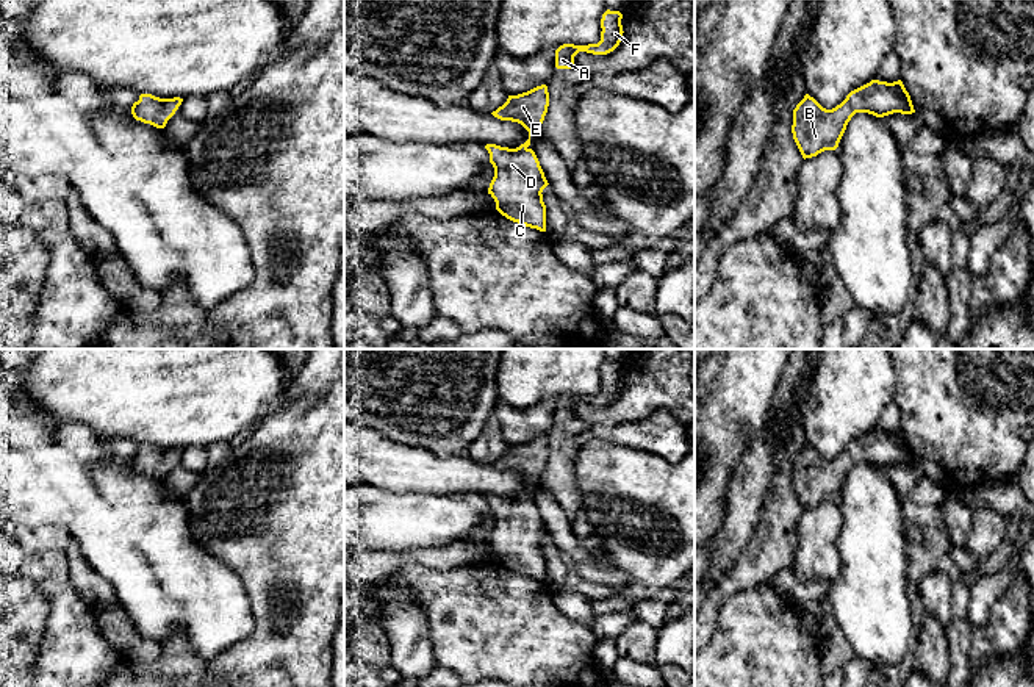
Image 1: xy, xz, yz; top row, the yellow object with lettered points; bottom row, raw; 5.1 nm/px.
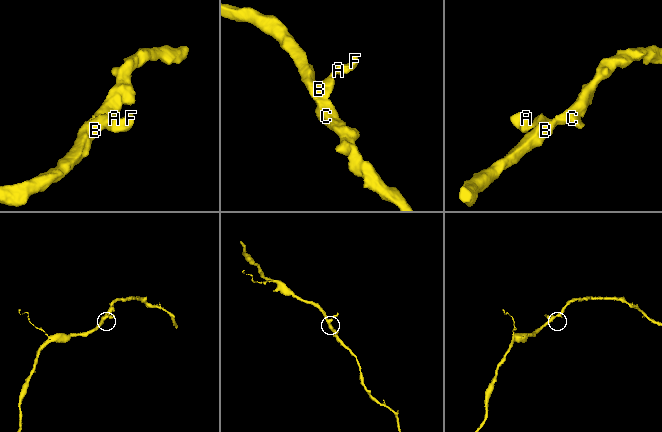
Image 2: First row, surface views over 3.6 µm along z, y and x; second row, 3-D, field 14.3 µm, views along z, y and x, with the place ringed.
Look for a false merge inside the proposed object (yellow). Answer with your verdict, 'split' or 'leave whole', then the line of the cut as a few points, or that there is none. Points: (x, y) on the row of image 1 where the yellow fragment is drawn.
leave whole | no cut

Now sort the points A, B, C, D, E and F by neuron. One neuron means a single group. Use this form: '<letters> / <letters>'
A B C D E F

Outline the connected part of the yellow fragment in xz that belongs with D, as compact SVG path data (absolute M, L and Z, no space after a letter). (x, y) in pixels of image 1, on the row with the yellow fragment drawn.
M546 85L508 95L507 102L491 114L501 120L521 124L529 131L529 139L516 149L485 146L494 167L488 194L494 199L496 210L507 219L540 232L546 232L546 205L541 192L549 183L529 146L530 136L541 130L548 106Z

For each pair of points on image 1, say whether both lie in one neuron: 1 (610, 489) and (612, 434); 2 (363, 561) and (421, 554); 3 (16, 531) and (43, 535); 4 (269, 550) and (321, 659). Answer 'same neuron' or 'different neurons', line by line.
1: different neurons
2: same neuron
3: same neuron
4: same neuron

